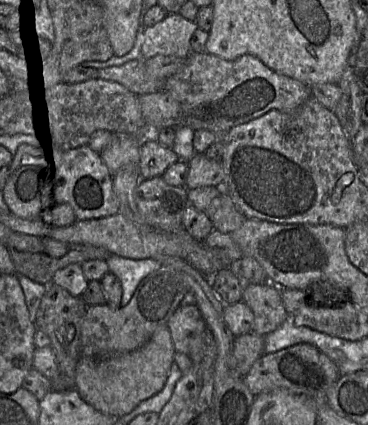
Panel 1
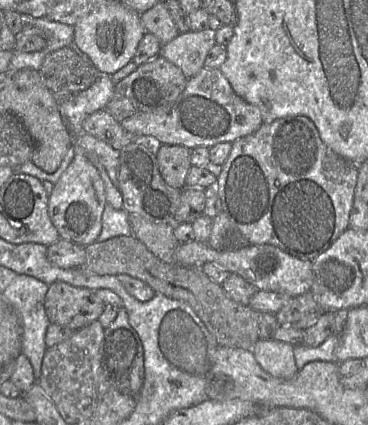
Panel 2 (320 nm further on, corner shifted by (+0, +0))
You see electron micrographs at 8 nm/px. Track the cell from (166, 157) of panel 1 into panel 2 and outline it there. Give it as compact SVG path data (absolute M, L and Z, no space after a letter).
M162 144L157 152L160 174L167 185L182 190L191 168L191 150L181 145Z

